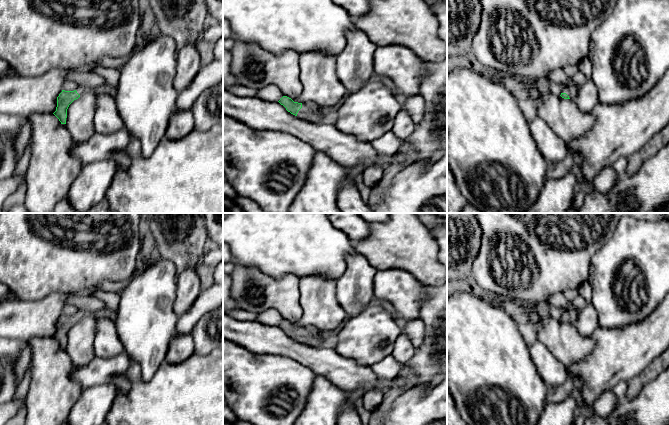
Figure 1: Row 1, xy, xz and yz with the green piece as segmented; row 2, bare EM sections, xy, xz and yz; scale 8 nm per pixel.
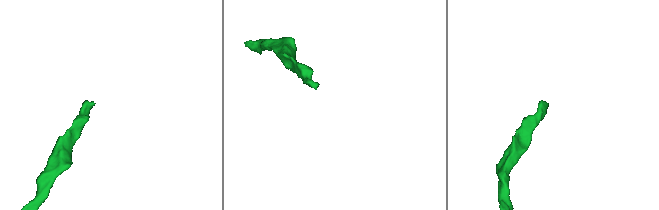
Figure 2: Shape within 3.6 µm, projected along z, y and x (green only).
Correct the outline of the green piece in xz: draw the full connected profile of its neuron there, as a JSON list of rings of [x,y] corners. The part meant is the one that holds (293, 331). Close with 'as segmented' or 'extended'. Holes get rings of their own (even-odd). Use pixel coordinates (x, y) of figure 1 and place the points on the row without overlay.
[[[283,320],[279,325],[288,336],[308,346],[324,347],[327,343],[315,338],[305,327],[294,326],[291,322]]] | extended

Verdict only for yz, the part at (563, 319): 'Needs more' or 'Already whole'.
Needs more

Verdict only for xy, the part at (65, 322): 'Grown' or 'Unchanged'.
Grown

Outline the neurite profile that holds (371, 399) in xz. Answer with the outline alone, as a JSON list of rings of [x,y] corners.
[[[371,390],[365,391],[362,402],[363,406],[367,411],[373,411],[383,401],[384,394],[380,391]]]

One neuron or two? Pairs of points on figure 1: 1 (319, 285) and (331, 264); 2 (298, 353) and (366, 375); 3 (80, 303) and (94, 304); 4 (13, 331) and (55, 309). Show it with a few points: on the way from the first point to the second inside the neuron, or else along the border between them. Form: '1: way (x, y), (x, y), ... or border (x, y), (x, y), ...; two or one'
1: border (301, 276), (324, 275), (335, 279); two
2: way (315, 357), (326, 361), (349, 375); one
3: way (83, 303), (91, 304); one
4: way (23, 321), (25, 319), (39, 318), (45, 313); one

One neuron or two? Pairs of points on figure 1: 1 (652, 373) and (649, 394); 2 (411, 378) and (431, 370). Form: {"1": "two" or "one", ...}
{"1": "two", "2": "two"}

